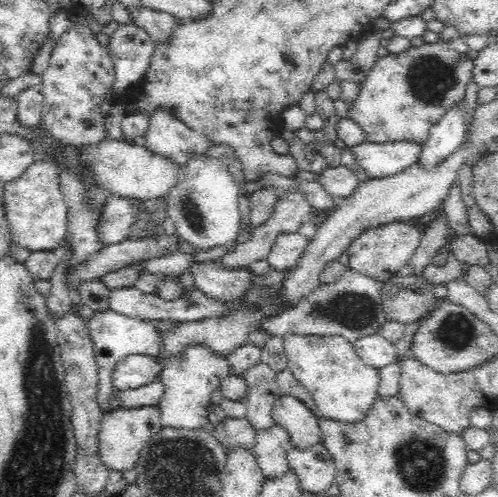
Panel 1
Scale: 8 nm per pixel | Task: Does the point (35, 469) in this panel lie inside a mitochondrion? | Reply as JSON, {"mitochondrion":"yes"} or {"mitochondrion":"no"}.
{"mitochondrion":"yes"}

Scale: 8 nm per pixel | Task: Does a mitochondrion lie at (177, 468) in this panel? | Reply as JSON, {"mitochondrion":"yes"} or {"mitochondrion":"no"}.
{"mitochondrion":"yes"}

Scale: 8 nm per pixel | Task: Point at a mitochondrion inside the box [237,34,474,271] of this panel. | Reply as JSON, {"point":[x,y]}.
{"point":[430,79]}

